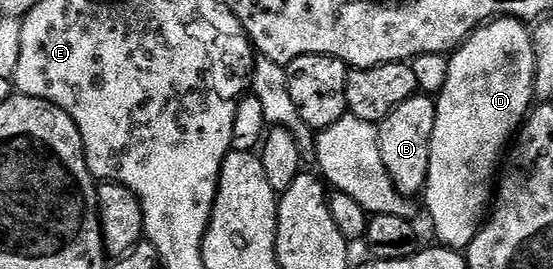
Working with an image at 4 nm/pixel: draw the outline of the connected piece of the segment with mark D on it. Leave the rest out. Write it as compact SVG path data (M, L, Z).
M497 17L496 20L481 25L451 54L446 87L442 87L435 98L436 118L434 135L430 139L430 167L422 190L424 205L432 220L432 229L441 246L464 251L476 238L494 197L494 182L497 180L502 158L523 125L524 118L533 108L535 95L532 34L529 26L515 17Z

